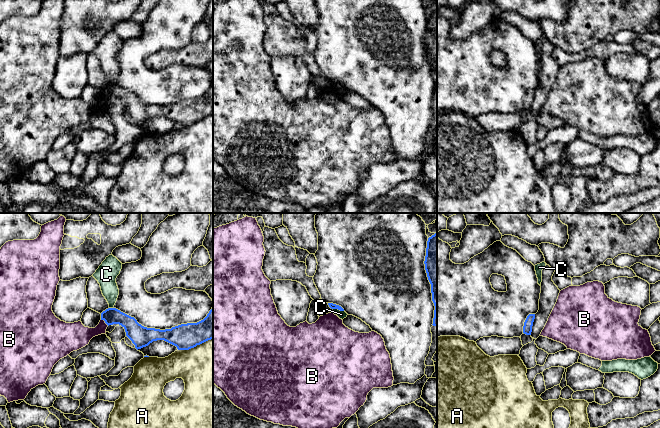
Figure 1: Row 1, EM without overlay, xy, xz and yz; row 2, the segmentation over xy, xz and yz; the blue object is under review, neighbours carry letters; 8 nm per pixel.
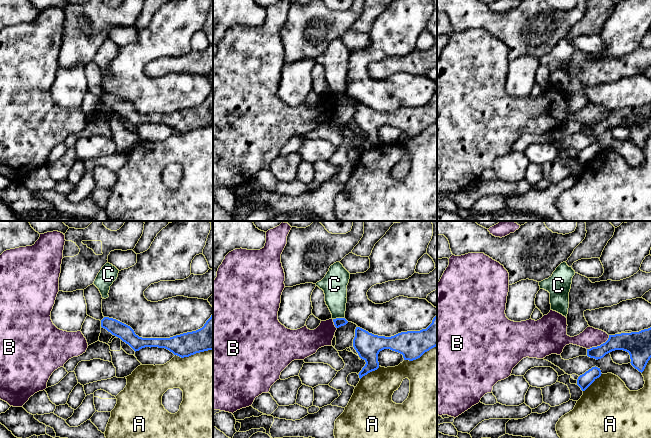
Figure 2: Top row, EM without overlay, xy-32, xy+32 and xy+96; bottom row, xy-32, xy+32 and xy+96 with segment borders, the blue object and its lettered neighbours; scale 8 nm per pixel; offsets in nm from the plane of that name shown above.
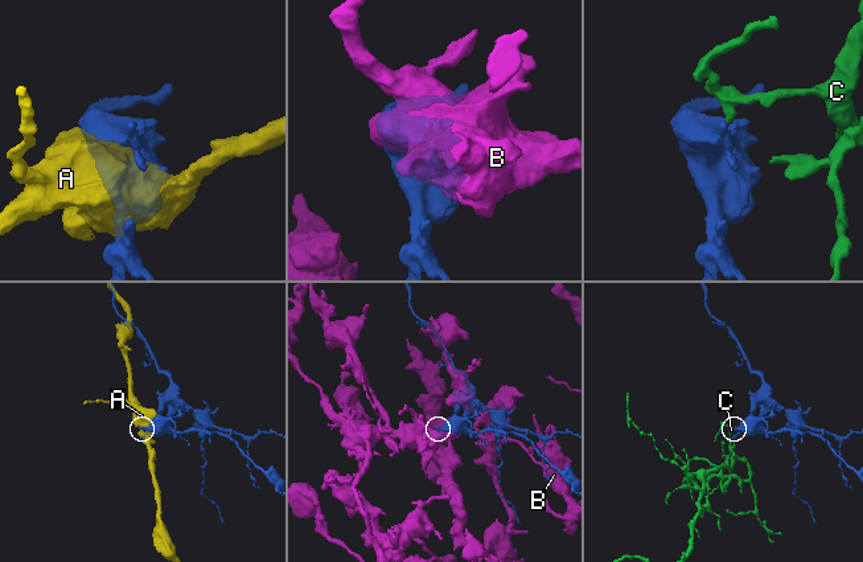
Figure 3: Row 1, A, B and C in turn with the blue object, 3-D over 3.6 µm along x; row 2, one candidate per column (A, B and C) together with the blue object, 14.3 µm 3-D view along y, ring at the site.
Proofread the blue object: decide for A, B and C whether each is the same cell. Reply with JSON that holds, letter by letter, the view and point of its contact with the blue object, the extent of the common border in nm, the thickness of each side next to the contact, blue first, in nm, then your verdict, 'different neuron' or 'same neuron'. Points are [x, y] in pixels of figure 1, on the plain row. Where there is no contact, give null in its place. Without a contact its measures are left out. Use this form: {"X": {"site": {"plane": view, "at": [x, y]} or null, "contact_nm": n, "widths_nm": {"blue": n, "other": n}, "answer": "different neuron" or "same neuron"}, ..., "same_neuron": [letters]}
{"A": {"site": {"plane": "xy", "at": [195, 122]}, "contact_nm": 300, "widths_nm": {"blue": 200, "other": 480}, "answer": "different neuron"}, "B": {"site": {"plane": "xy", "at": [105, 98]}, "contact_nm": 80, "widths_nm": {"blue": 140, "other": 190}, "answer": "different neuron"}, "C": {"site": {"plane": "xz", "at": [338, 85]}, "contact_nm": 90, "widths_nm": {"blue": 50, "other": 60}, "answer": "different neuron"}, "same_neuron": []}

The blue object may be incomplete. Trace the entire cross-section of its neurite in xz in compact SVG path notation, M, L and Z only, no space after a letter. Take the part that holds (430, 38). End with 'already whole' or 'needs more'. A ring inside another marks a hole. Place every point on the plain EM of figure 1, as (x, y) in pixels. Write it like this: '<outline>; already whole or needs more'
M437 9L428 14L424 40L435 82L432 101L437 102Z; already whole

